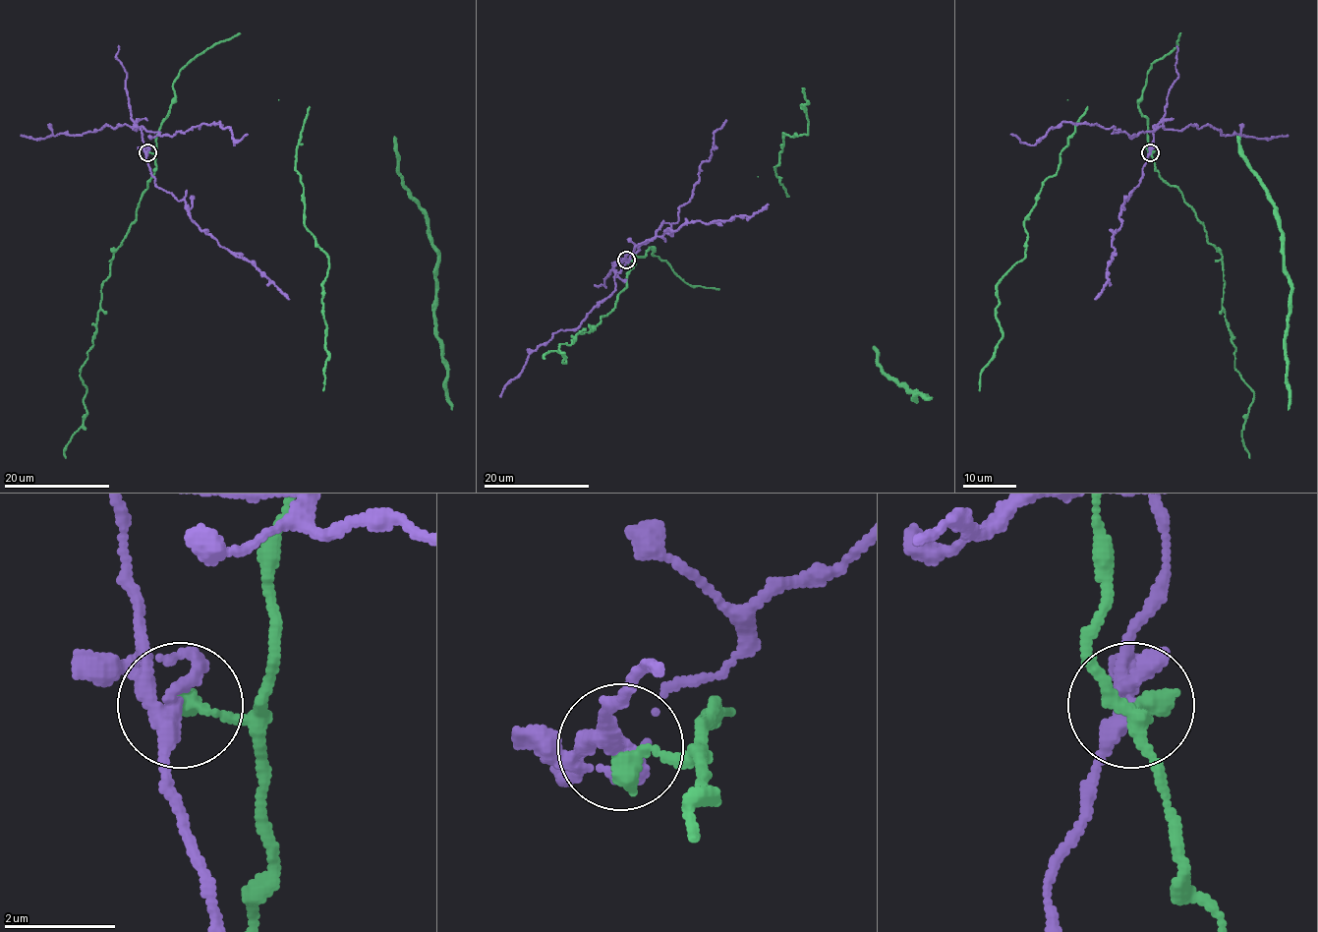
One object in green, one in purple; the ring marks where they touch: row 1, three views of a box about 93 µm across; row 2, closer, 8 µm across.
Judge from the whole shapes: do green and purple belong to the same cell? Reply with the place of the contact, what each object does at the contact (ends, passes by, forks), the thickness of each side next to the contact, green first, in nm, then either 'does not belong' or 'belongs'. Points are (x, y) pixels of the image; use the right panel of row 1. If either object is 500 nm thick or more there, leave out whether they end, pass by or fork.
(1150, 152) | green ends | purple forks | 360/280 nm | does not belong

